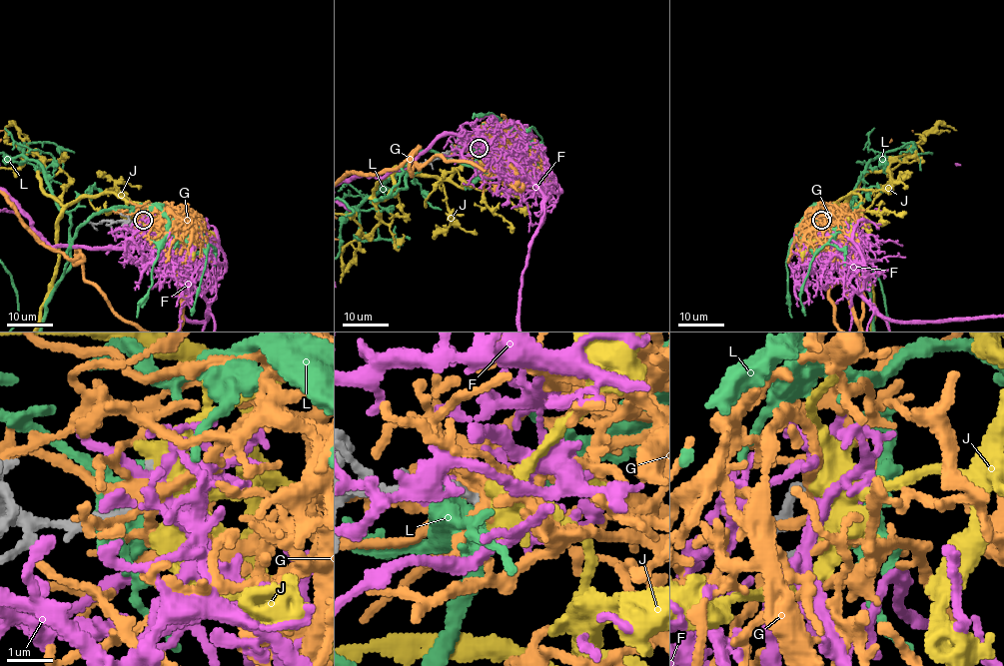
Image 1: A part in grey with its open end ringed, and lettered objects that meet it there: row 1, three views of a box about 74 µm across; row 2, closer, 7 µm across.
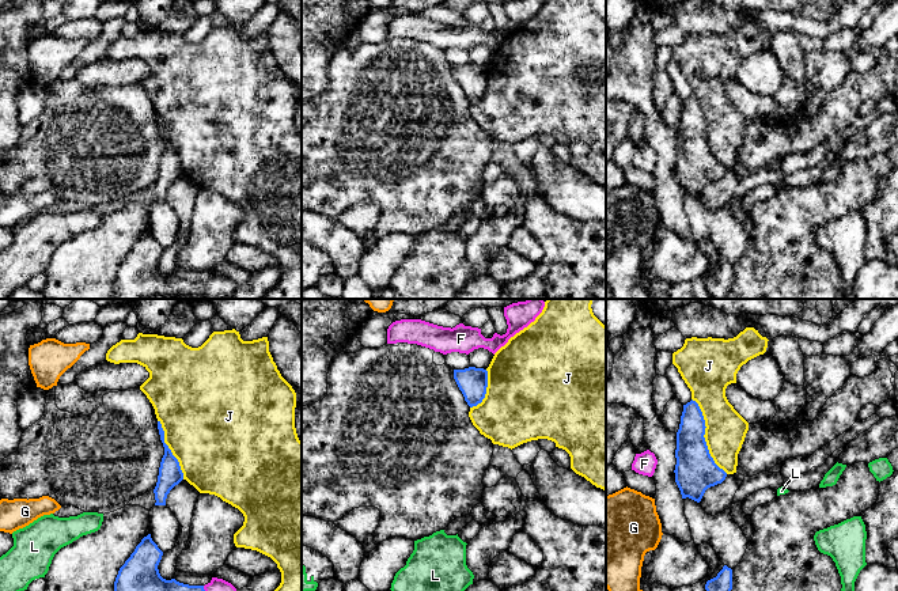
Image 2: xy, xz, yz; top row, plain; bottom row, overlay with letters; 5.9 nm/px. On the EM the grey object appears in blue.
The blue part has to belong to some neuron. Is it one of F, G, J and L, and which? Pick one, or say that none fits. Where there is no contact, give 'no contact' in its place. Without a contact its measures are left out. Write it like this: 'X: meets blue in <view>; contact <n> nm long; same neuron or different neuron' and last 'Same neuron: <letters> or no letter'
F: meets blue in xy; contact 40 nm long; same neuron
G: no contact; different neuron
J: meets blue in yz; contact 500 nm long; different neuron
L: no contact; different neuron
Same neuron: F

